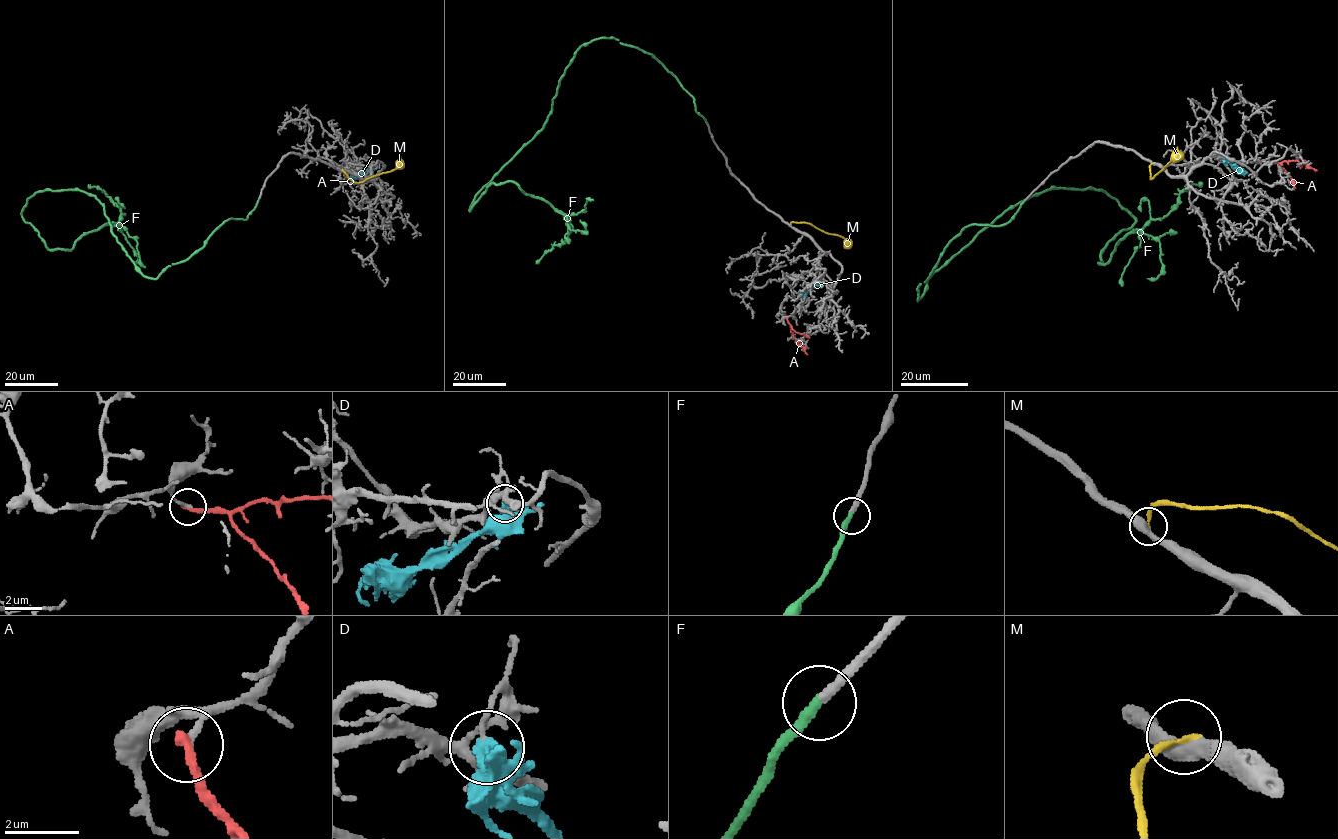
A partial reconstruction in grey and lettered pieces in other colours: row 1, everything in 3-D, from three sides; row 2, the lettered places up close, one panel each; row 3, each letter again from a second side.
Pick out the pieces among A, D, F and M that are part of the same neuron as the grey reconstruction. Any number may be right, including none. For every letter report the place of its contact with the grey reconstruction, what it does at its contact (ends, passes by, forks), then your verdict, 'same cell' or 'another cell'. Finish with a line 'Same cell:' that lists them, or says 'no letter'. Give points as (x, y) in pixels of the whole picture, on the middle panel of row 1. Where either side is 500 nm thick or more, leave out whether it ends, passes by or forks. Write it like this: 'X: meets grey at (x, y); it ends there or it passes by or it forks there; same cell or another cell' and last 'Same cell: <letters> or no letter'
A: meets grey at (787, 318); it ends there; another cell
D: meets grey at (819, 281); another cell
F: meets grey at (707, 123); it ends there; same cell
M: meets grey at (790, 225); it ends there; another cell
Same cell: F

